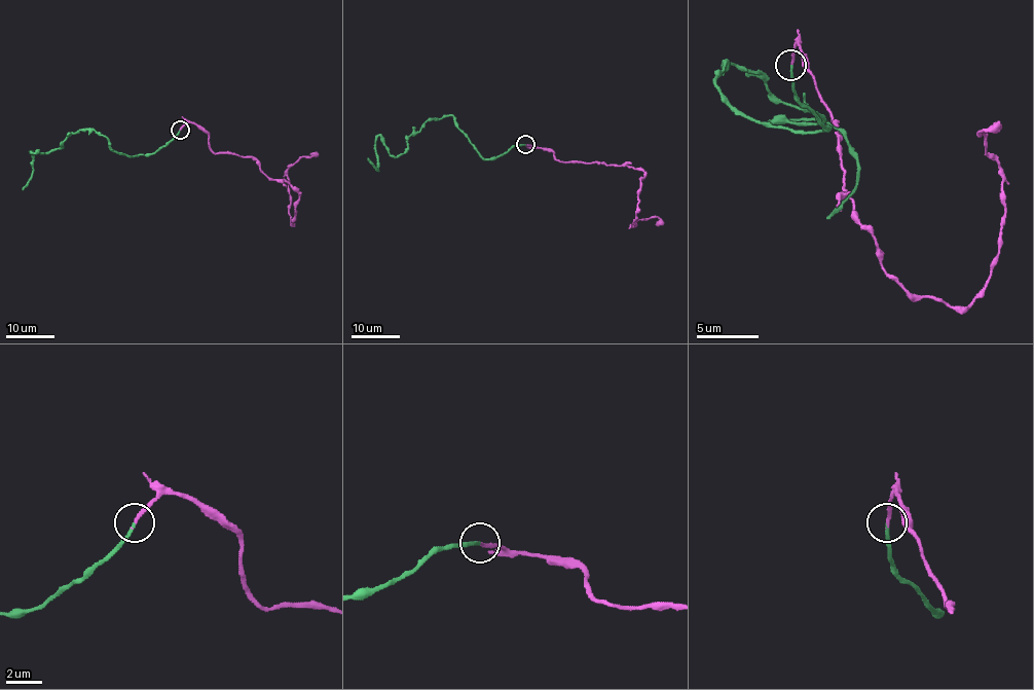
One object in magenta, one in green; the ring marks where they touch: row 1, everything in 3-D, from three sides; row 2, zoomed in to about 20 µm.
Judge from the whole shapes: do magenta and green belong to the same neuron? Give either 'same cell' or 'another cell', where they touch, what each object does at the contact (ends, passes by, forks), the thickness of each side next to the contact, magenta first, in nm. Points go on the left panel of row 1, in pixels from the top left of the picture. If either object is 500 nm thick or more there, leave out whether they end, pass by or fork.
same cell | (180, 130) | magenta ends | green ends | 200/180 nm

